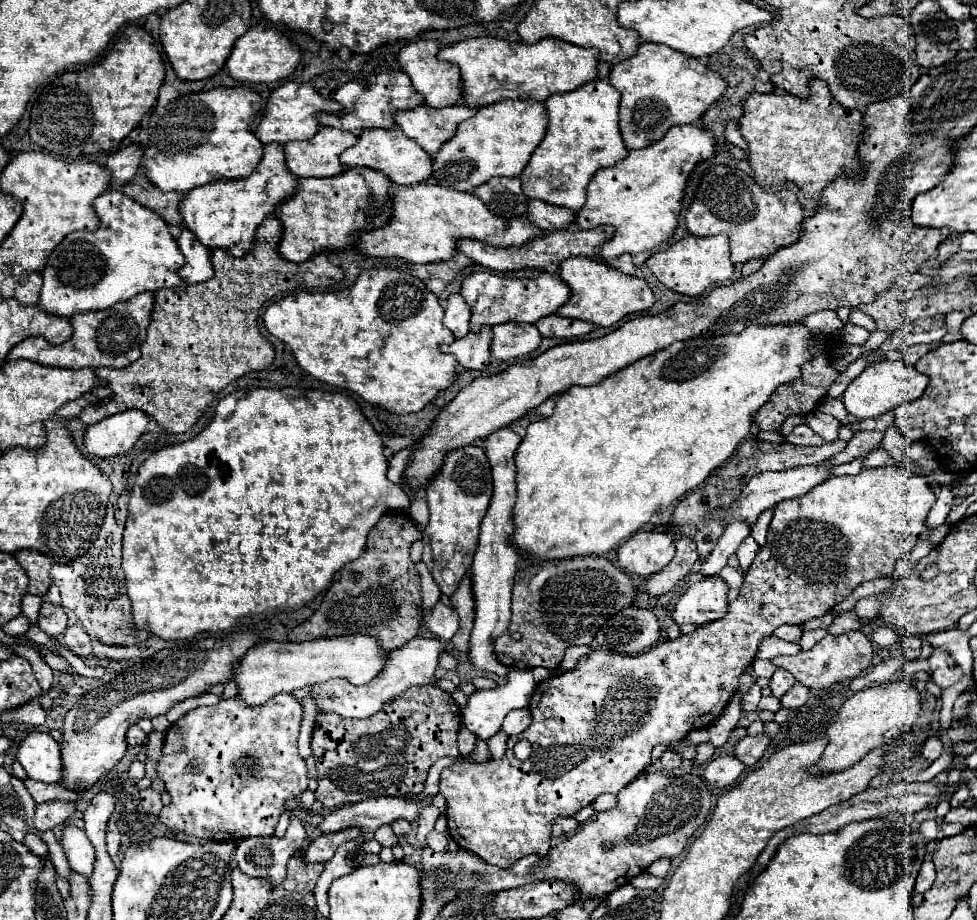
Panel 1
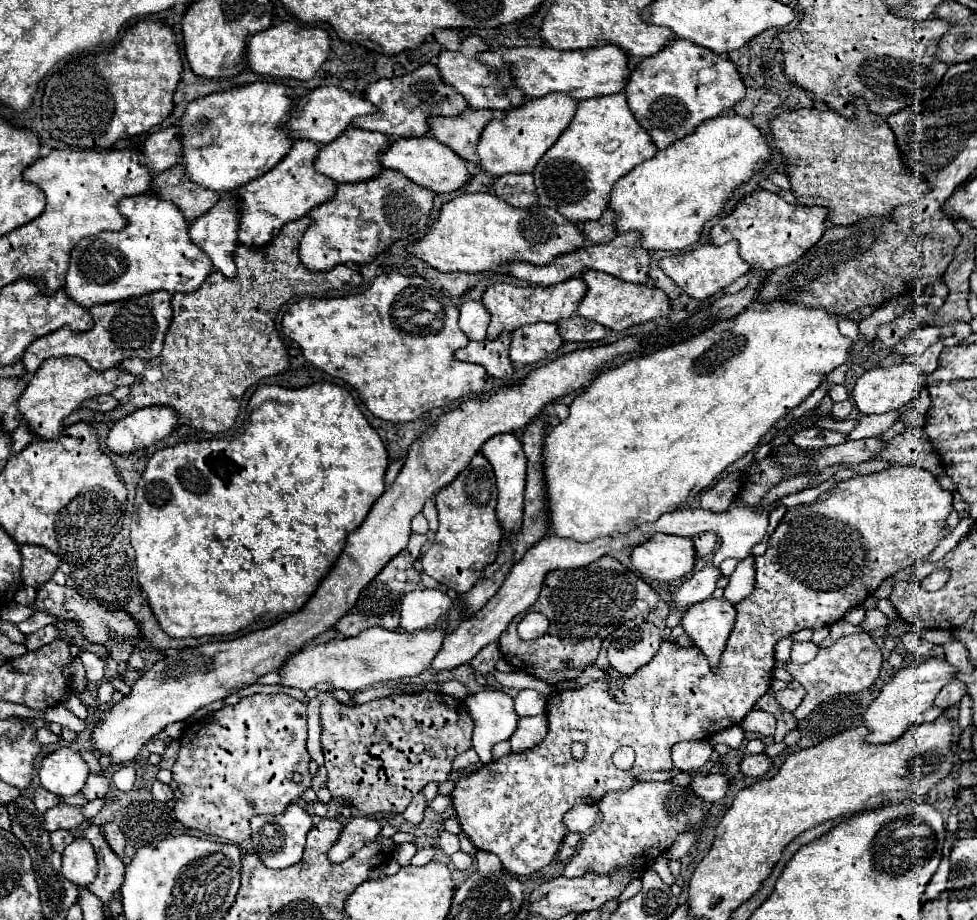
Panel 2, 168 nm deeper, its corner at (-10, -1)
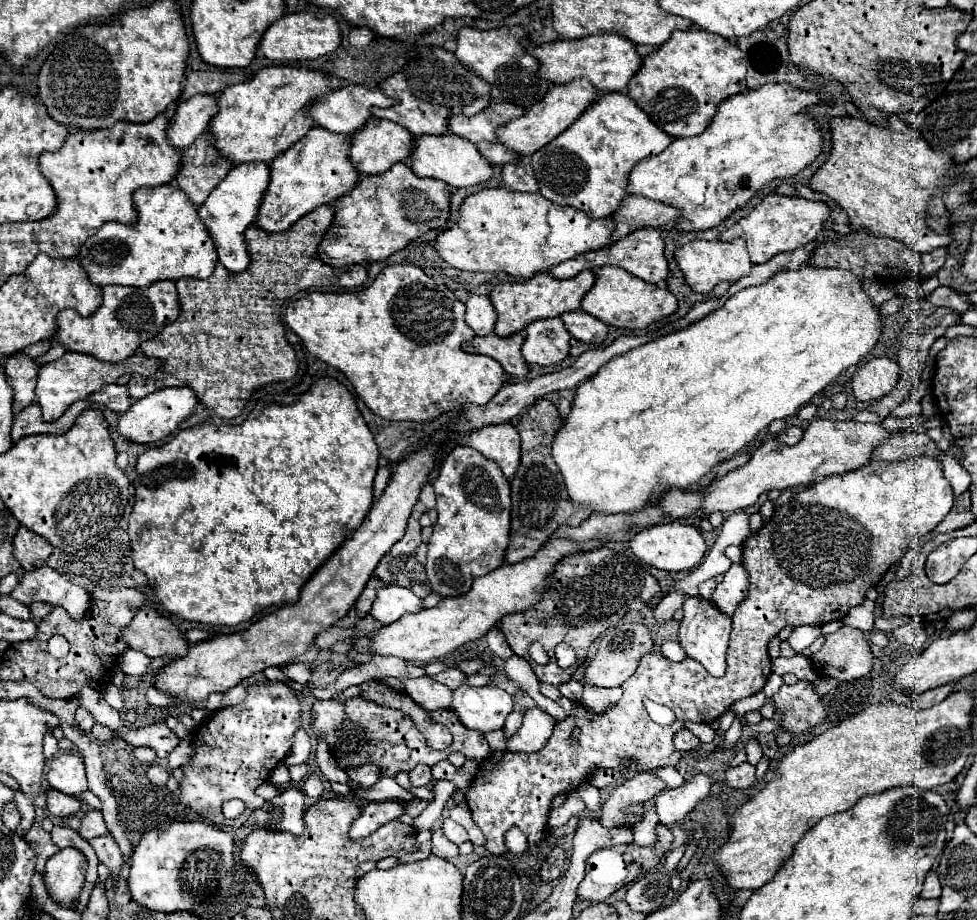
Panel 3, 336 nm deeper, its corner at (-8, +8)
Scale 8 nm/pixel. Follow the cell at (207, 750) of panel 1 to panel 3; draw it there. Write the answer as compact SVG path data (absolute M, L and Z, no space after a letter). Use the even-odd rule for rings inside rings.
M284 683L250 685L242 703L214 711L192 733L194 755L180 767L184 773L180 803L216 827L242 827L250 813L264 803L262 797L254 795L256 787L266 783L274 767L290 753L300 715L300 701ZM230 799L246 803L246 811L236 819L226 819L222 813L222 805Z

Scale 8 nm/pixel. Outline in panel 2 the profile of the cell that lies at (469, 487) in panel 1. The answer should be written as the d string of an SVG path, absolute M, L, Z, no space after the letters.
M476 454L468 468L464 468L450 486L442 488L434 500L438 506L440 528L432 548L420 562L428 576L448 588L454 588L458 594L466 594L476 584L476 578L480 578L480 570L496 560L504 534L496 520L498 492L490 462L482 454Z

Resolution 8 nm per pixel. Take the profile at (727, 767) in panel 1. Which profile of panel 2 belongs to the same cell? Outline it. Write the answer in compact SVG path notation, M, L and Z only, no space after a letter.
M696 774L692 778L692 782L690 782L690 788L698 798L702 798L708 804L712 804L712 802L716 802L716 800L726 796L726 792L730 788L730 780L724 774L706 774L706 776Z

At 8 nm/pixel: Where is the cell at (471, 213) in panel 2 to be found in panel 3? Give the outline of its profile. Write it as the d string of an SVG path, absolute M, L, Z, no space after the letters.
M504 187L496 189L480 189L478 193L468 195L458 213L458 221L454 227L442 231L436 237L436 253L452 267L460 271L506 271L514 277L532 277L540 271L550 269L552 265L558 265L570 257L576 257L578 253L594 251L600 247L610 245L610 221L606 219L590 219L586 213L578 209L566 209L562 205L554 205L552 201L546 201L540 193L516 193L508 191Z

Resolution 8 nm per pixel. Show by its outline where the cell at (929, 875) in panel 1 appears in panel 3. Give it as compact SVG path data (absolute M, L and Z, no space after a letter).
M928 871L920 897L924 897L924 899L928 899L928 897L940 897L940 881L938 881L938 873L936 871Z

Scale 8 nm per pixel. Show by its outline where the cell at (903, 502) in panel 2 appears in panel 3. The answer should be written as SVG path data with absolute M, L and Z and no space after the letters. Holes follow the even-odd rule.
M926 455L910 457L906 461L870 461L862 469L824 477L820 483L814 483L812 487L796 493L788 505L778 507L776 515L742 545L742 565L750 573L750 589L748 597L736 607L732 615L726 675L716 679L690 657L674 663L664 657L660 645L654 645L652 651L640 659L636 673L624 683L624 697L618 703L608 705L602 713L596 713L574 701L572 715L556 721L554 733L544 749L536 753L496 751L488 755L480 763L478 773L466 791L466 803L472 811L472 819L486 835L484 847L494 855L506 853L506 831L510 827L520 827L528 839L528 853L536 853L538 845L548 835L548 813L552 809L552 799L556 795L576 791L582 783L588 783L598 769L618 769L620 773L626 773L656 771L666 765L676 765L680 753L672 749L674 733L686 729L688 721L714 723L724 711L732 707L732 703L758 693L766 685L766 679L772 673L772 661L768 655L770 639L774 639L786 625L824 625L844 619L852 607L864 601L866 589L874 587L882 575L902 559L910 545L914 545L924 533L934 531L934 527L948 515L952 505L954 493L942 473L942 465L934 457ZM646 699L668 705L674 711L676 721L672 725L654 723L644 707ZM574 727L580 729L580 749L570 747L570 733Z

